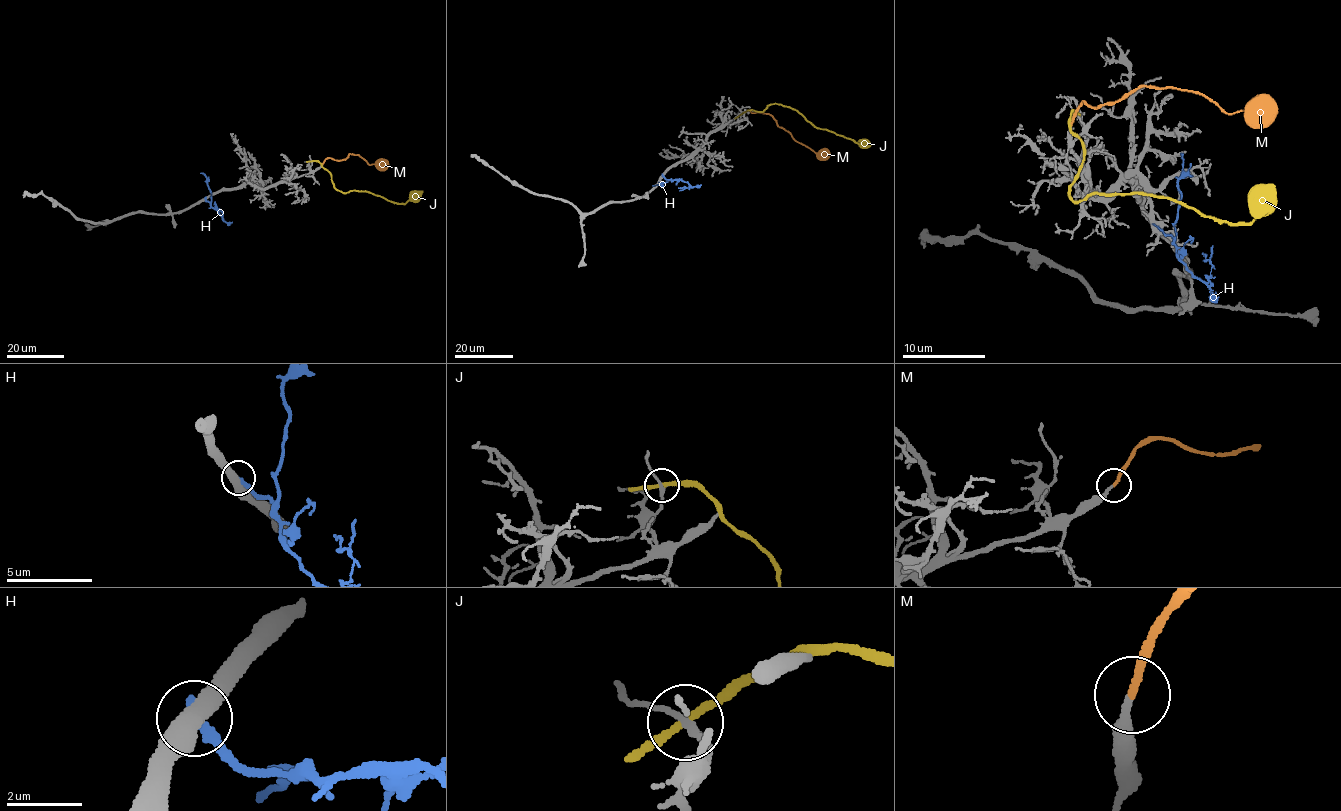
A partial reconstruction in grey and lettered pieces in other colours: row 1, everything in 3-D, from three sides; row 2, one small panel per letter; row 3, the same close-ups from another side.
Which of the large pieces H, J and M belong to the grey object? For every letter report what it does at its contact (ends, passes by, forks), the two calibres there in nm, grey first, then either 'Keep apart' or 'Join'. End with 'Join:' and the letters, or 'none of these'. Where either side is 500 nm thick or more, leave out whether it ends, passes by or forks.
H: It ends there. Thickness 480 nm (grey) against 280 nm. Keep apart
J: It passes by. Thickness 170 nm (grey) against 200 nm. Keep apart
M: It ends there. Thickness 200 nm (grey) against 190 nm. Join
Join: M

